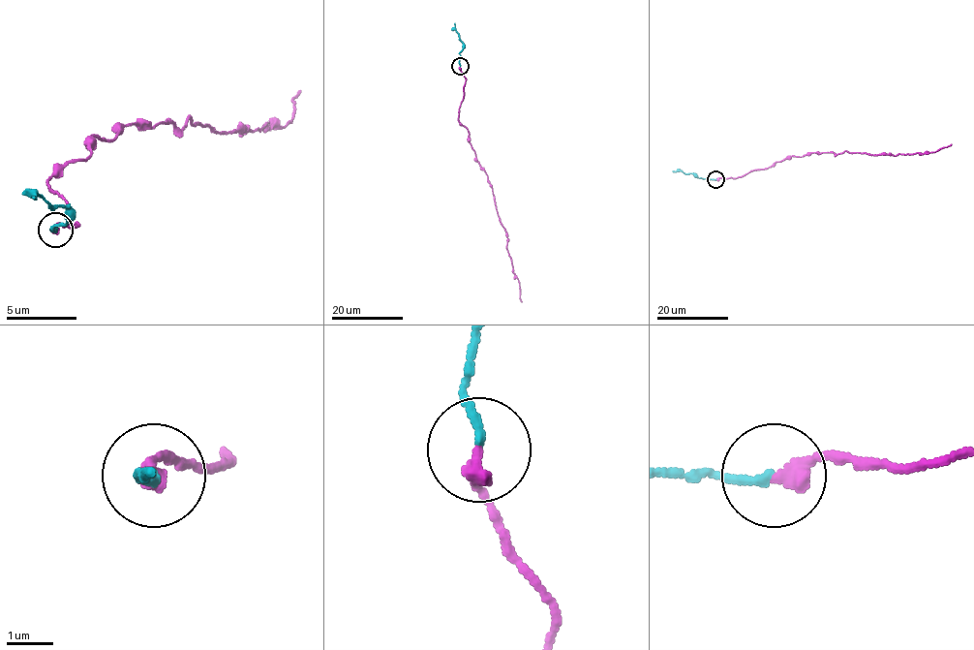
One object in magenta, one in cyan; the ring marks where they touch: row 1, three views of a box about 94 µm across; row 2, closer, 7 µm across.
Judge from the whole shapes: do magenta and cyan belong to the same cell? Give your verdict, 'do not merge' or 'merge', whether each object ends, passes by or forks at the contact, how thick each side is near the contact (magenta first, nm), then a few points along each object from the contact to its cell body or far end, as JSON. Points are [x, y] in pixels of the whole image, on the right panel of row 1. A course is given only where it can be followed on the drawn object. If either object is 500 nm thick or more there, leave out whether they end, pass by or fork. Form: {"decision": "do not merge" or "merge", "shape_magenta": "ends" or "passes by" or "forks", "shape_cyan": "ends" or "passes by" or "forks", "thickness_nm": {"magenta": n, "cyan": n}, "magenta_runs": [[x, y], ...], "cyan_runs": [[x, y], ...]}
{"decision": "merge", "shape_magenta": "ends", "shape_cyan": "ends", "thickness_nm": {"magenta": 380, "cyan": 180}, "magenta_runs": [[716, 179], [741, 177], [792, 156], [802, 157], [812, 152], [896, 156], [928, 153], [952, 144]], "cyan_runs": [[716, 179], [673, 171]]}

